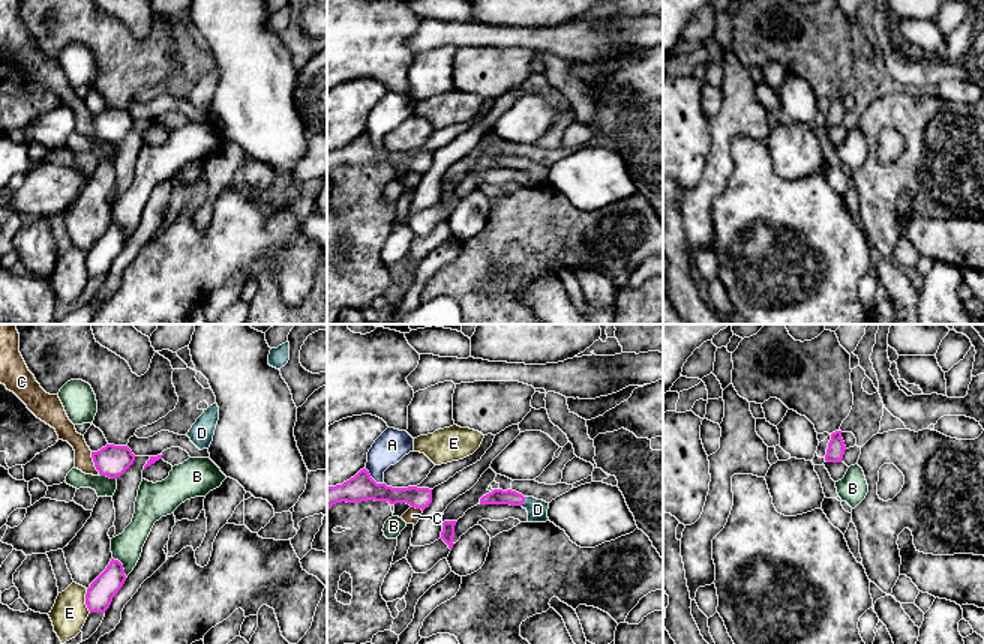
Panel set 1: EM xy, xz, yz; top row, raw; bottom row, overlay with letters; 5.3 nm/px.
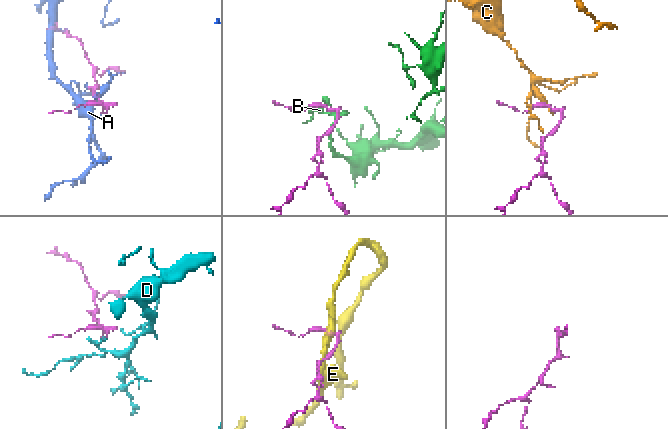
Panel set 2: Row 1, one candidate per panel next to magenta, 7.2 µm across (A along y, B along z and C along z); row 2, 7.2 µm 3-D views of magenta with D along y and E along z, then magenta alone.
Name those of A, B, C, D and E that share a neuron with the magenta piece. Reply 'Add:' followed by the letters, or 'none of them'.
Add: D

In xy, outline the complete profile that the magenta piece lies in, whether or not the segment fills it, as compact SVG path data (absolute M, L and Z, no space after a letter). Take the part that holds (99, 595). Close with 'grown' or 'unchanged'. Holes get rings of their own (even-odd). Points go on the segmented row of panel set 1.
M111 558L106 569L90 584L86 605L90 612L105 612L126 581L123 564Z; unchanged

